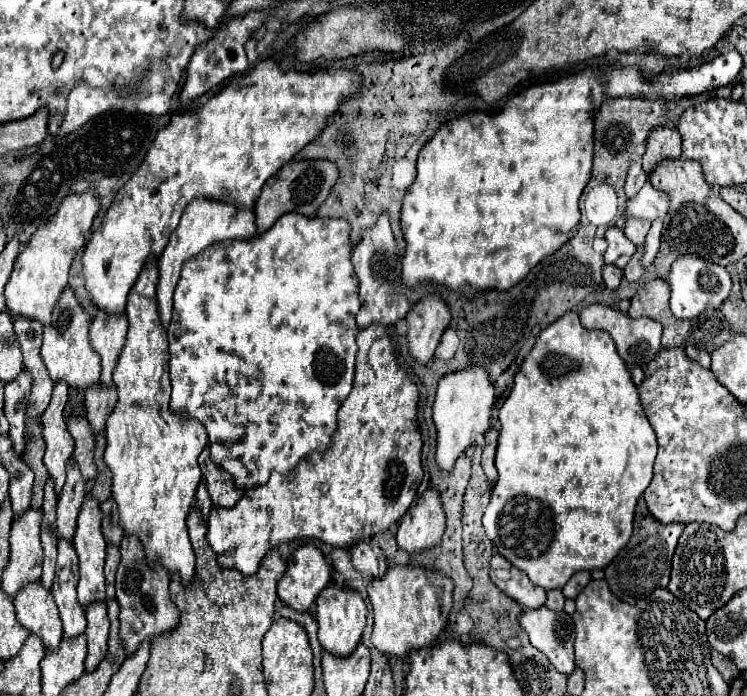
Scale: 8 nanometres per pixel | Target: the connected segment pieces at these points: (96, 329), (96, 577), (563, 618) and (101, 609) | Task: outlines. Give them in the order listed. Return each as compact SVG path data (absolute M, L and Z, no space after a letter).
M97 312L91 324L91 346L101 356L101 382L109 386L113 380L113 370L125 344L127 316L109 316L107 312Z
M89 492L85 496L85 502L81 506L81 512L79 512L79 520L77 520L77 532L73 536L73 544L75 544L75 550L79 554L79 570L81 570L81 578L79 578L79 586L77 586L77 592L79 592L79 602L81 606L89 606L91 602L99 602L99 600L105 600L105 576L103 576L103 564L105 564L105 548L107 548L107 542L103 538L103 532L101 532L101 520L103 520L103 514L101 514L101 504L97 504Z
M543 606L537 610L525 610L519 622L529 634L531 644L543 652L559 672L571 674L575 670L575 624L569 614Z
M91 604L91 608L87 608L87 628L85 628L85 636L89 642L89 654L85 660L87 672L93 672L93 668L97 668L97 664L107 654L107 634L109 634L107 604Z

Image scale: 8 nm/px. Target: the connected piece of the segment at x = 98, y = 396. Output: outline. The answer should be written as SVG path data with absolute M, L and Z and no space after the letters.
M97 384L97 388L89 388L89 392L85 392L87 420L91 422L95 434L105 428L107 416L111 414L115 404L117 404L117 390L115 390L115 386L105 388L103 384Z

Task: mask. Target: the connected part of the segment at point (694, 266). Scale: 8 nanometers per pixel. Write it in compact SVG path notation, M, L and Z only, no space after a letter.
M683 254L673 262L673 268L667 276L667 284L671 286L671 312L677 318L697 318L705 310L721 308L731 292L731 276L723 266L705 262L699 256Z

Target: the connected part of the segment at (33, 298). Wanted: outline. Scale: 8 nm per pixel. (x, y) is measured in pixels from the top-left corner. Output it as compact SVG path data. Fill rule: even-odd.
M87 188L83 194L65 196L57 214L53 214L51 220L47 220L37 228L37 232L33 232L29 244L19 252L11 278L5 286L7 310L11 316L21 314L39 320L41 324L51 322L53 306L57 304L63 288L67 286L69 266L75 254L85 246L97 212L99 212L99 196L95 194L95 190Z

